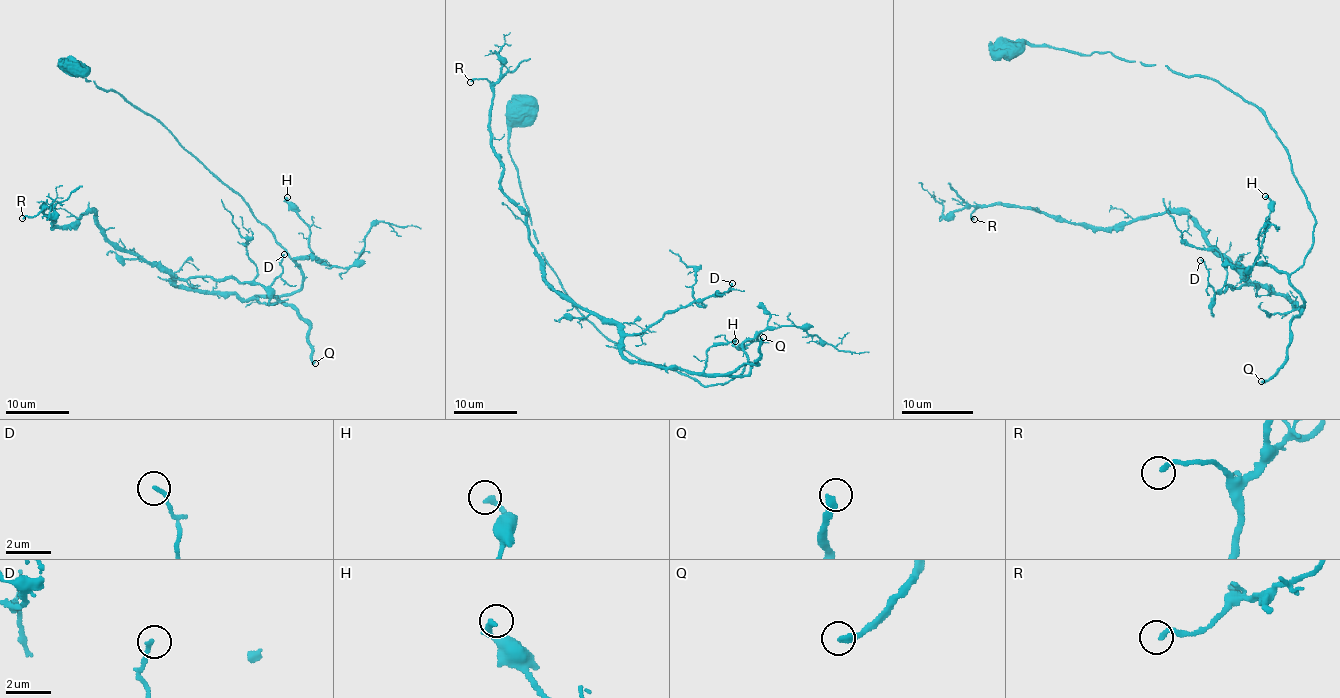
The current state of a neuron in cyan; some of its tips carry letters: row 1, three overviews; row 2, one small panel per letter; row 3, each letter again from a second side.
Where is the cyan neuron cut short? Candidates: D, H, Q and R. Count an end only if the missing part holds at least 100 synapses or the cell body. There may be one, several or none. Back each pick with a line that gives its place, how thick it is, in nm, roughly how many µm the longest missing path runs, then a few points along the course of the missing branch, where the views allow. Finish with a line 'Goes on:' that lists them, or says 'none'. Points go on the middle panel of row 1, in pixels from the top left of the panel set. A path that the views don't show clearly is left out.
Q: (763, 337) | 320 nm | 120 µm | (763, 337), (731, 301), (699, 291), (658, 256), (518, 218), (499, 175), (530, 101)
Goes on: Q

